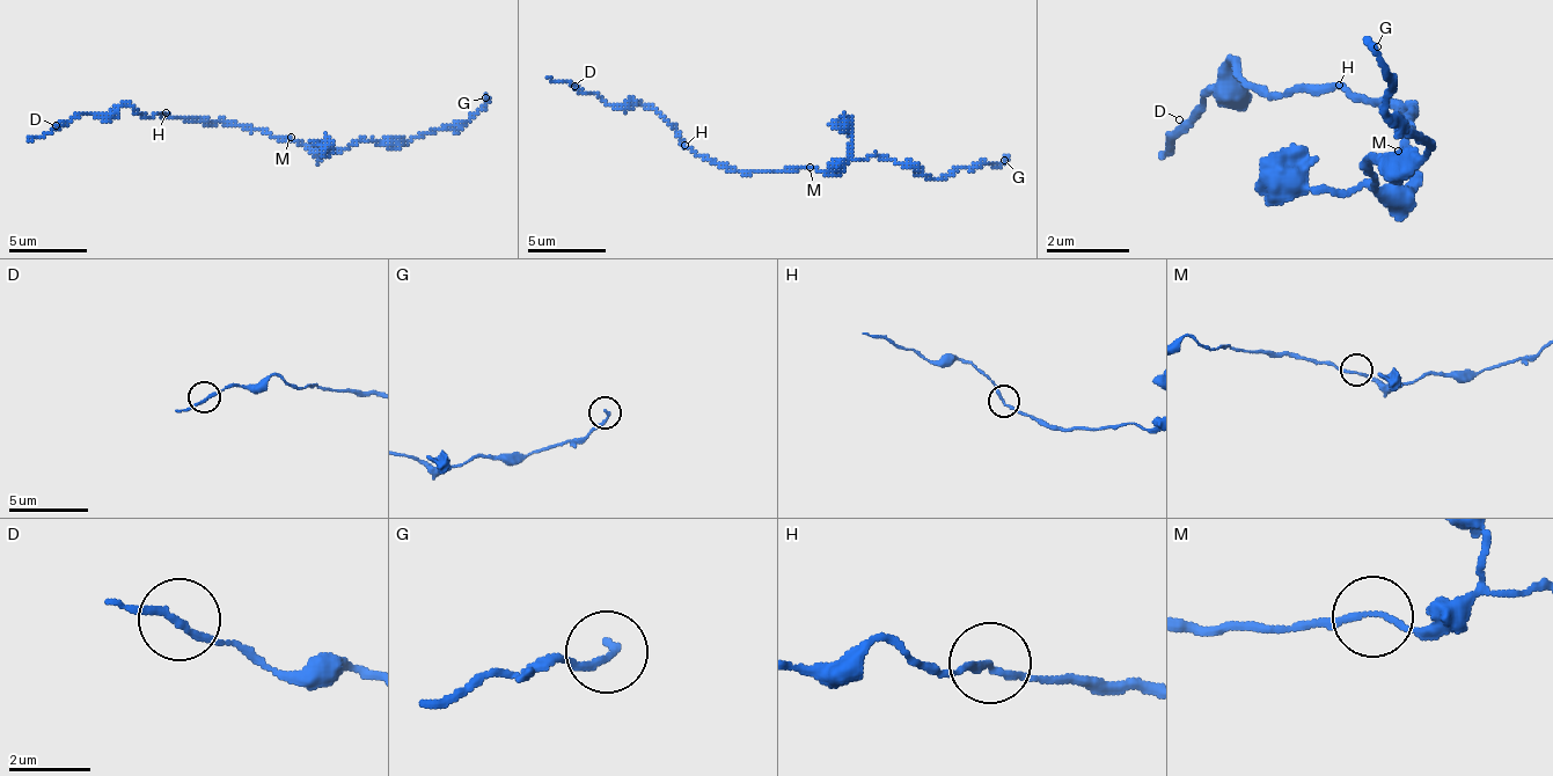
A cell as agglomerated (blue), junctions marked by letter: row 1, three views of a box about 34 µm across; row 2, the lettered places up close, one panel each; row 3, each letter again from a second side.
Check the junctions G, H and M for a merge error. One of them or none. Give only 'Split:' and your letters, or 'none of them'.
Split: H

